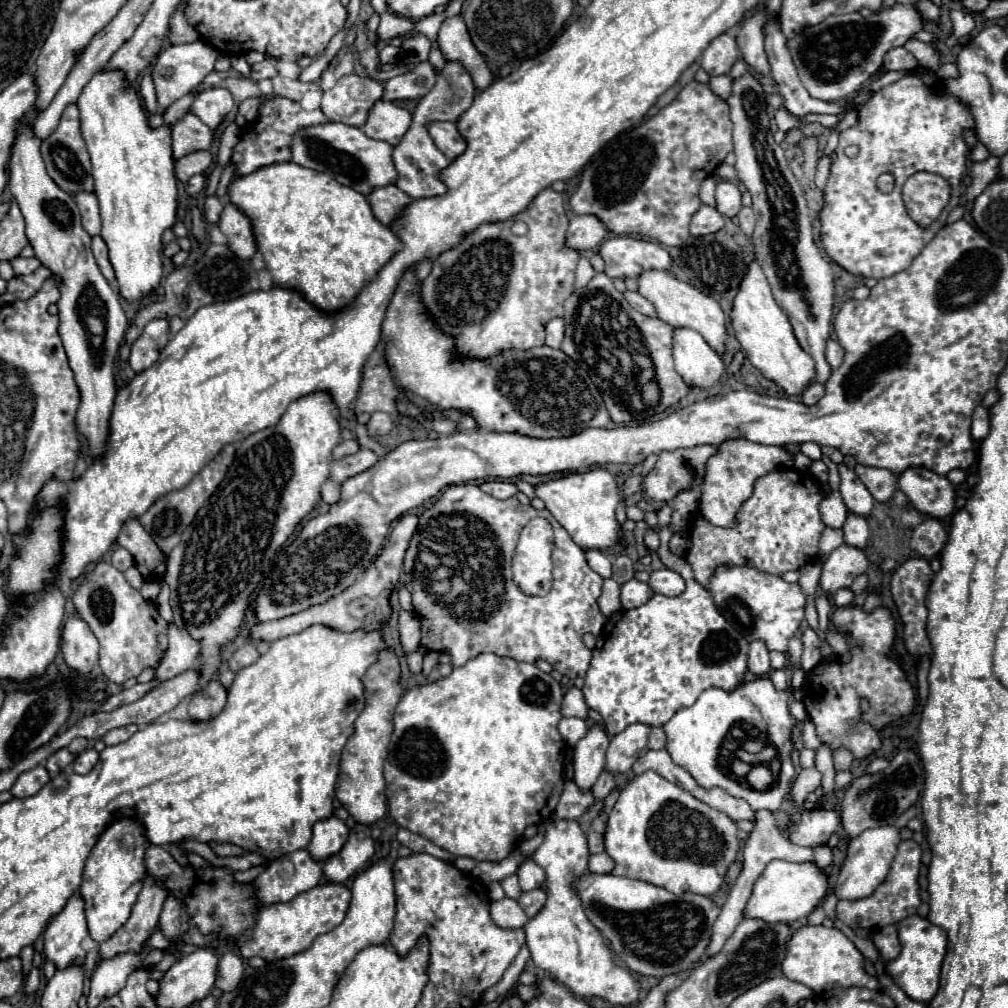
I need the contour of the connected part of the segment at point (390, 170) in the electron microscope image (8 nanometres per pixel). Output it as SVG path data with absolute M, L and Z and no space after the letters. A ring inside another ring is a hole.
M326 122L310 128L300 128L292 138L292 160L304 168L324 172L344 186L354 188L360 194L370 194L372 188L392 184L396 180L396 170L392 164L392 146L384 140L368 138L360 128Z

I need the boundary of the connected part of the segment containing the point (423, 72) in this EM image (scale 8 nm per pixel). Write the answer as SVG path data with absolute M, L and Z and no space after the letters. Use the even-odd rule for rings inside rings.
M426 60L416 64L412 70L394 76L384 82L384 100L402 100L402 98L422 98L432 90L436 82L436 70Z

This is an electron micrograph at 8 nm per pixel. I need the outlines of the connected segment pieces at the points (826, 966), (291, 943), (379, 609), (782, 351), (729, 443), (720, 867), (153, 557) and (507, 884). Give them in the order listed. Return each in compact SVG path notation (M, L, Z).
M804 926L798 932L794 932L792 940L788 942L788 956L784 958L782 972L786 978L804 984L814 992L824 992L832 988L850 988L850 986L879 989L878 980L870 976L864 968L864 956L860 954L860 950L838 928Z
M322 882L314 886L312 890L306 890L298 894L290 902L276 902L266 908L262 908L256 916L256 928L246 932L236 940L236 946L244 958L260 956L264 960L280 960L294 956L298 952L304 952L312 946L314 938L330 932L336 928L350 906L350 890L344 884L334 884L334 882Z
M404 514L402 518L396 520L390 536L388 536L388 542L382 546L378 558L364 570L362 578L352 584L350 588L346 588L344 592L332 596L328 602L324 604L316 604L316 606L310 606L298 614L292 614L292 616L286 616L286 618L280 618L280 620L272 620L272 622L258 622L250 628L250 638L252 640L266 640L266 642L274 642L282 636L290 636L290 634L298 634L298 632L304 632L308 626L312 624L324 624L336 632L354 632L354 630L378 630L382 628L382 624L390 618L390 594L400 578L400 572L402 572L402 558L408 548L408 542L416 530L416 524L418 524L418 518L414 514Z
M756 260L748 262L748 270L746 270L746 274L740 282L738 294L732 302L730 320L732 320L736 340L740 342L748 360L766 378L776 382L784 392L788 392L792 396L802 394L804 386L814 380L814 360L800 348L786 314L776 304L776 300L770 292L770 284Z
M734 438L718 444L718 452L710 456L706 462L706 474L700 484L700 504L698 504L700 516L712 522L714 526L734 528L736 514L740 506L752 496L756 480L766 476L768 472L786 470L792 466L794 466L792 456L782 446L764 446L750 442L746 438Z
M648 770L640 776L636 776L620 792L620 798L614 804L610 818L608 818L604 846L606 846L606 852L616 862L614 874L618 874L618 876L644 880L644 882L668 888L674 894L694 892L694 894L710 896L710 894L718 892L718 888L722 886L722 882L726 878L728 866L738 856L740 842L736 838L736 830L738 830L736 822L730 820L724 812L710 808L702 800L694 798L688 790L684 790L684 788L668 782L660 774Z
M126 520L116 542L134 556L136 568L142 572L144 580L160 580L164 576L166 556L160 552L160 548L154 544L138 520Z
M512 874L512 876L508 876L508 878L504 878L502 882L500 882L500 886L504 888L504 892L506 892L506 896L508 898L518 898L520 896L520 886L518 886L518 878Z

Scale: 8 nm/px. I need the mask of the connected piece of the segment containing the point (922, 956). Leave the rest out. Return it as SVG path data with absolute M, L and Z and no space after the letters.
M918 914L900 920L896 924L896 928L898 928L902 952L896 960L886 964L886 970L892 976L892 980L896 982L896 986L900 986L912 1000L928 1004L938 990L940 968L942 968L942 960L944 960L946 948L948 948L948 936L940 926L932 924L928 918L922 918Z

